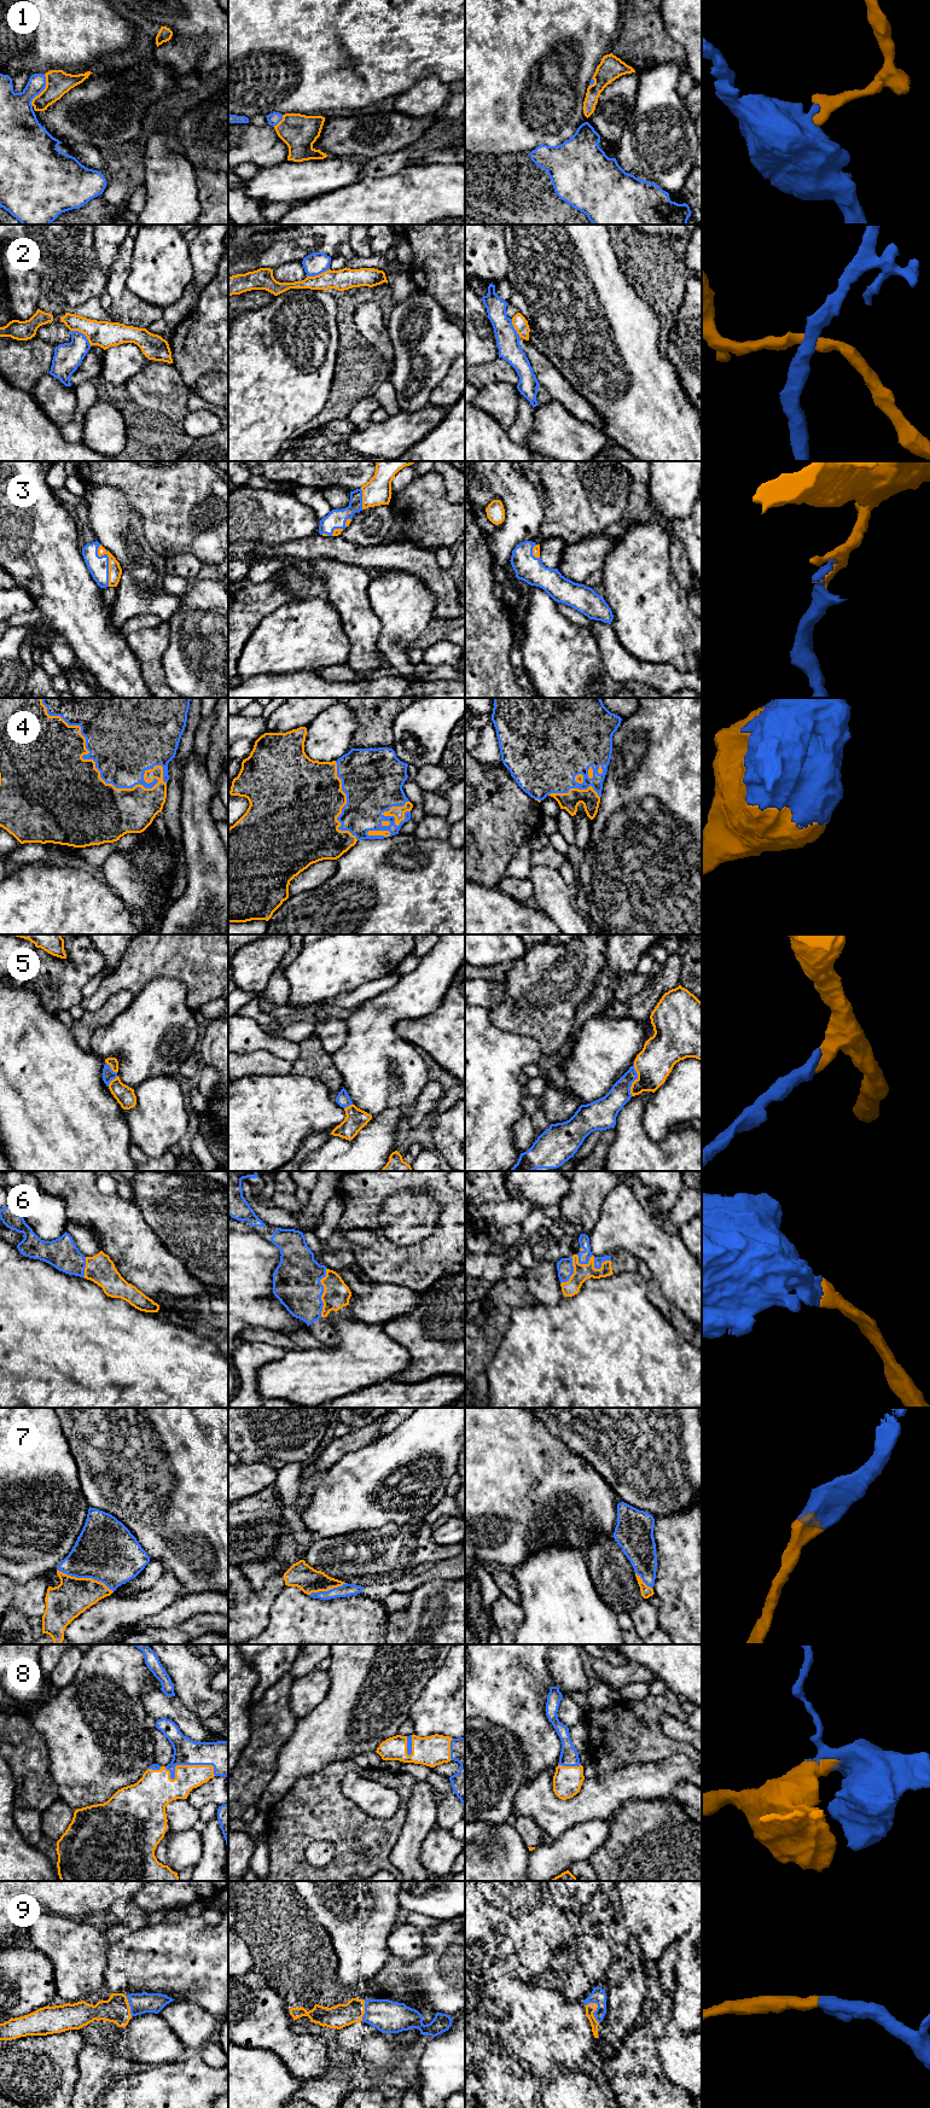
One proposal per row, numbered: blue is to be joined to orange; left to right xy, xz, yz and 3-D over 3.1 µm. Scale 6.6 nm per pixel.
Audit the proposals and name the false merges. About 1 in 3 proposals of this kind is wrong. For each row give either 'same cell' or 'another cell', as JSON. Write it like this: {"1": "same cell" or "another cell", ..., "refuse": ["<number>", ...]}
{"1": "another cell", "2": "another cell", "3": "same cell", "4": "same cell", "5": "same cell", "6": "same cell", "7": "same cell", "8": "same cell", "9": "same cell", "refuse": ["1", "2"]}

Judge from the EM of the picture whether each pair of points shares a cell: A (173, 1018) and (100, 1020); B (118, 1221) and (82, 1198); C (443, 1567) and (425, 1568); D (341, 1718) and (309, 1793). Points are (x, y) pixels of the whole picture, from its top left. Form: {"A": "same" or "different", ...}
{"A": "different", "B": "same", "C": "same", "D": "different"}

